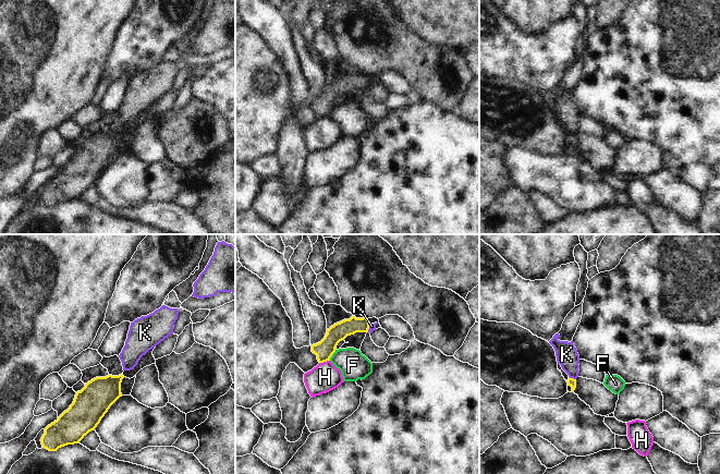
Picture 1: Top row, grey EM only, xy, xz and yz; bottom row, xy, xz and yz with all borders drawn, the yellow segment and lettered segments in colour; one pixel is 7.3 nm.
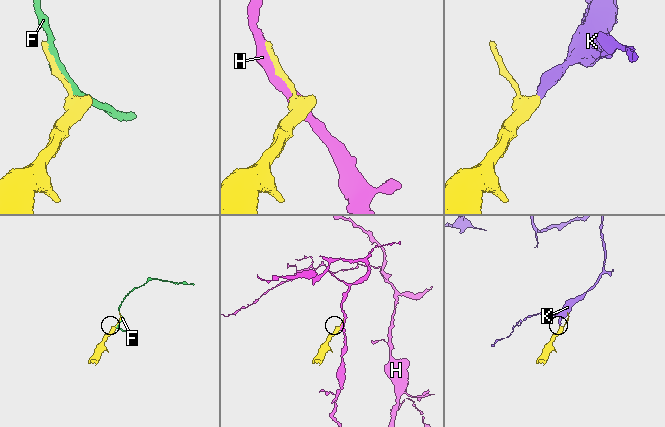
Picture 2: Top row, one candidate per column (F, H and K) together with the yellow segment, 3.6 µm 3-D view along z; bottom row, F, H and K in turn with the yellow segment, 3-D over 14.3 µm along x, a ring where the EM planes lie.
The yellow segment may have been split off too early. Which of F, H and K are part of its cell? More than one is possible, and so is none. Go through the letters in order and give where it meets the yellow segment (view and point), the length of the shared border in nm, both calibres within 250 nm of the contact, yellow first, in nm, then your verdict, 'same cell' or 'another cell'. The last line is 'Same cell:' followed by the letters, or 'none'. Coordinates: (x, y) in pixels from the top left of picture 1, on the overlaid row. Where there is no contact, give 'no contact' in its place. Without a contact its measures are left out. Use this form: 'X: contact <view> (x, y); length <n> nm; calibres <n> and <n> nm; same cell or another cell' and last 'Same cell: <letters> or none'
F: contact xz (332, 353); length 100 nm; calibres 140 and 200 nm; another cell
H: contact xz (324, 361); length 80 nm; calibres 140 and 220 nm; another cell
K: contact yz (572, 378); length 60 nm; calibres 60 and 160 nm; same cell
Same cell: K

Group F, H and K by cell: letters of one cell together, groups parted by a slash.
F / H / K

